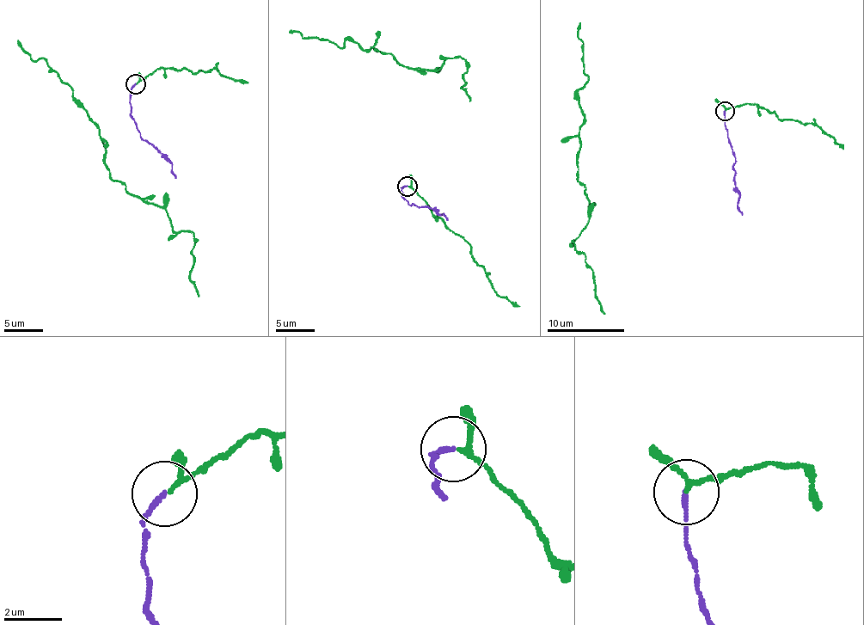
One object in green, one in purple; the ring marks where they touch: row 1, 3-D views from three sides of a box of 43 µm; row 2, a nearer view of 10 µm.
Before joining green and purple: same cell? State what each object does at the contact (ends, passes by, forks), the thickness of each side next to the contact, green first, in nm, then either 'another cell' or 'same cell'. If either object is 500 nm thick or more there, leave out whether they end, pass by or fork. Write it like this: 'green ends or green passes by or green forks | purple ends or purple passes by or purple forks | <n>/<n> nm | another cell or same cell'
green passes by | purple ends | 130/170 nm | another cell

